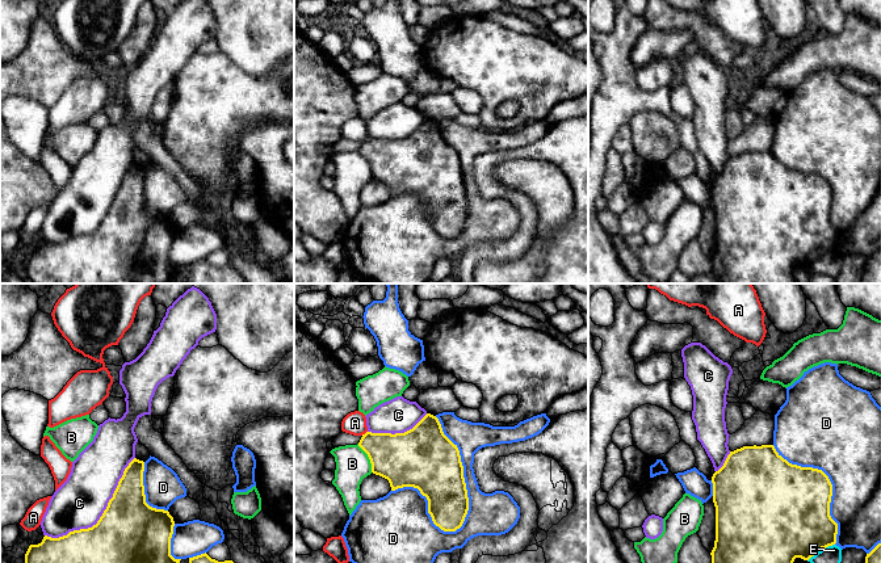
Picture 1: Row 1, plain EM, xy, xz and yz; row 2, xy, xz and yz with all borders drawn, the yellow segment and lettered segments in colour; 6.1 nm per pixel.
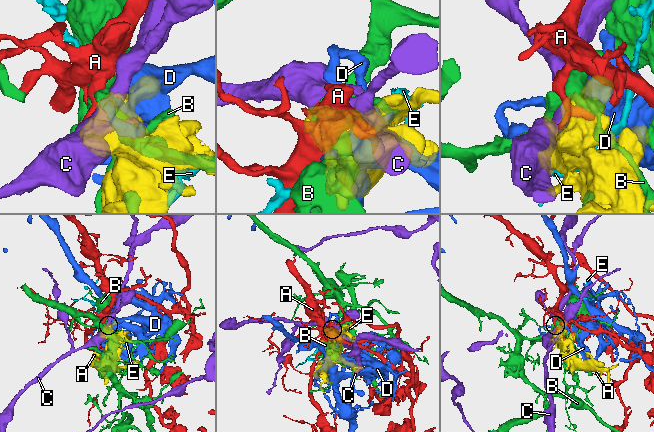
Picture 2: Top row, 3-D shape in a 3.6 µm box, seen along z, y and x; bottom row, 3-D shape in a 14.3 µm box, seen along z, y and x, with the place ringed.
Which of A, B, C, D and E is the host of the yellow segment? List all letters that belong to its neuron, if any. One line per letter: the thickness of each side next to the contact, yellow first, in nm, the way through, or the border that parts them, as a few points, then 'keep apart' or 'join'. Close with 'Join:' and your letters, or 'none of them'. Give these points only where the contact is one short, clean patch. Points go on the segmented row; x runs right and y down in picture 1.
A: 300 nm thick on the yellow side, 140 nm on the other; border along xz (366, 431), (361, 435); keep apart
B: 340 nm thick on the yellow side, 200 nm on the other; keep apart
C: 380 nm thick on the yellow side, 320 nm on the other; keep apart
D: 380 nm thick on the yellow side, 190 nm on the other; join
E: 460 nm thick on the yellow side, 110 nm on the other; keep apart
Join: D

